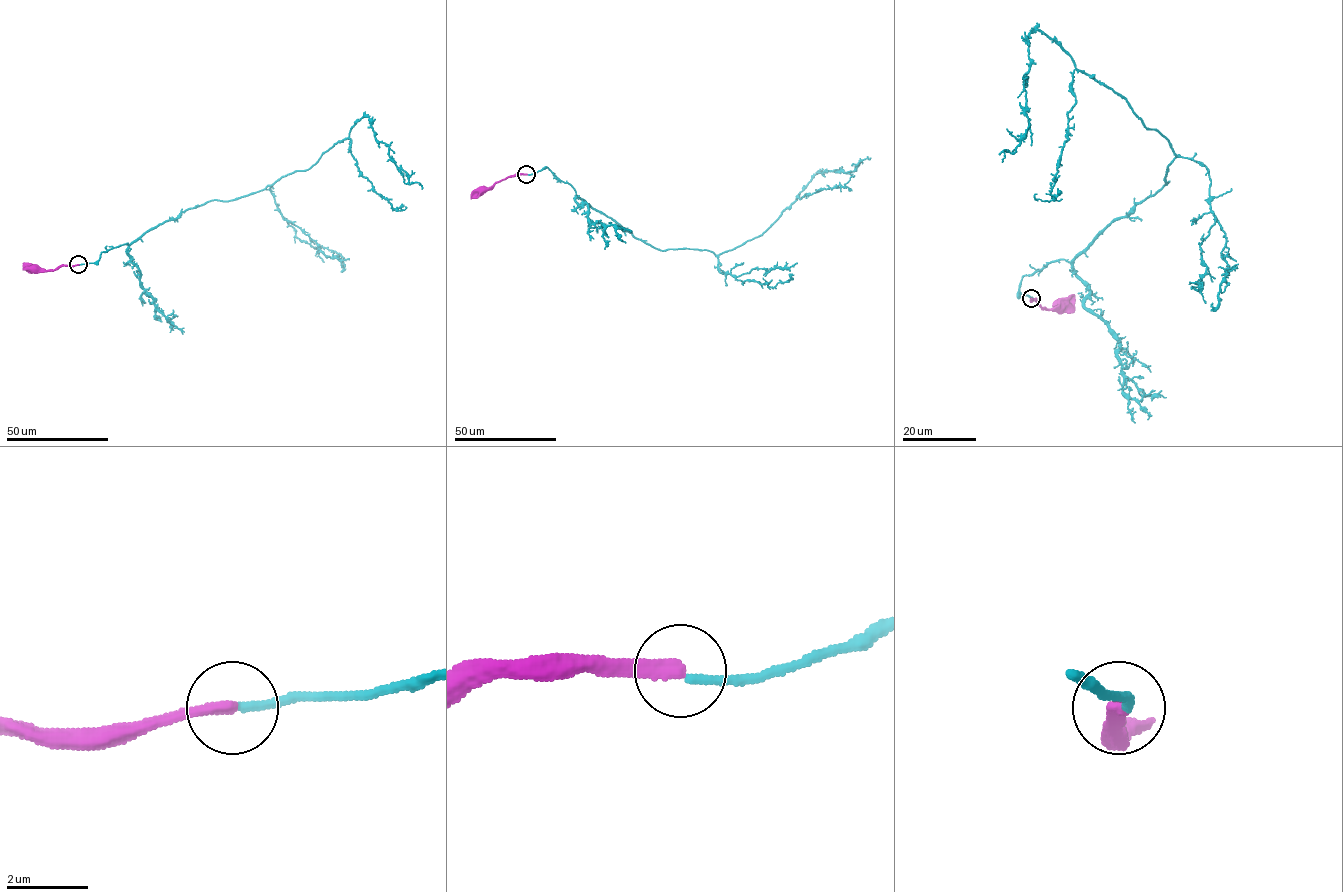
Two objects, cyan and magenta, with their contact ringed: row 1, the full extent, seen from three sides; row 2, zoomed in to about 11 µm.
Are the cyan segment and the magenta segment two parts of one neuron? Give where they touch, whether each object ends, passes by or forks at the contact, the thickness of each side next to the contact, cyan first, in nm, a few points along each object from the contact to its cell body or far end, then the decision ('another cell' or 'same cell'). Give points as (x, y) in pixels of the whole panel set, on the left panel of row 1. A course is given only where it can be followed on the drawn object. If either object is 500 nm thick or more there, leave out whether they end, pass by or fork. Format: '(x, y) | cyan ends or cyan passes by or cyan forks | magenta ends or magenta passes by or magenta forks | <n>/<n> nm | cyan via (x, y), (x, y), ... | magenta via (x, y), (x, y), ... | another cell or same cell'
(78, 264) | cyan ends | magenta ends | 200/360 nm | cyan via (79, 265), (186, 210), (236, 200), (310, 168), (363, 116), (408, 182), (421, 189) | magenta via (78, 265), (41, 271), (33, 268) | another cell

